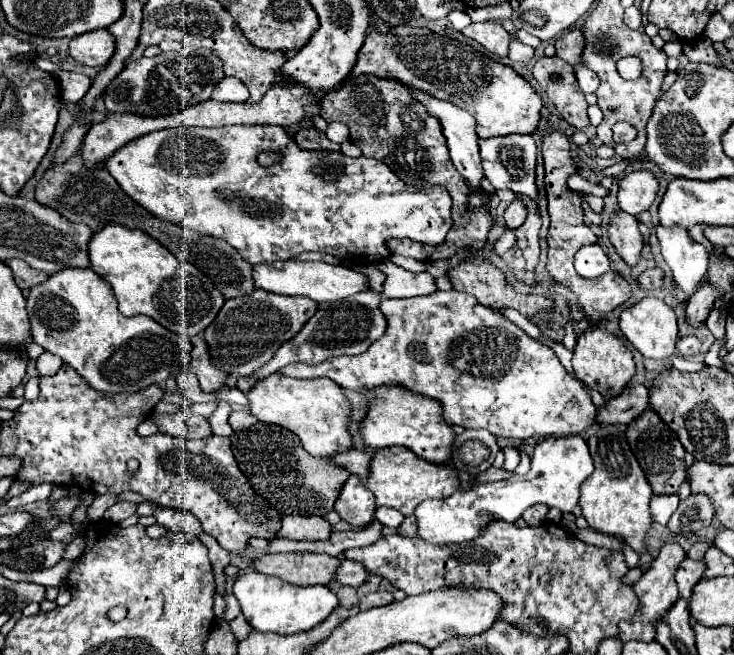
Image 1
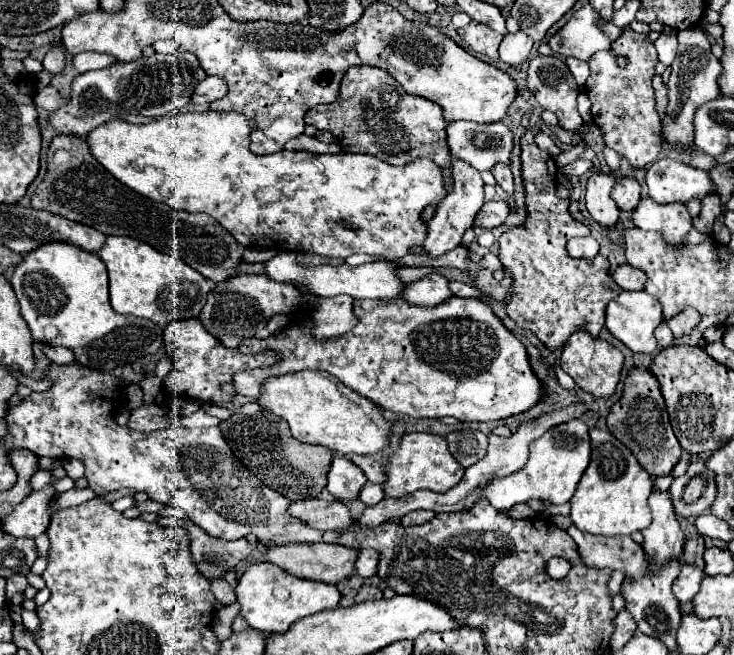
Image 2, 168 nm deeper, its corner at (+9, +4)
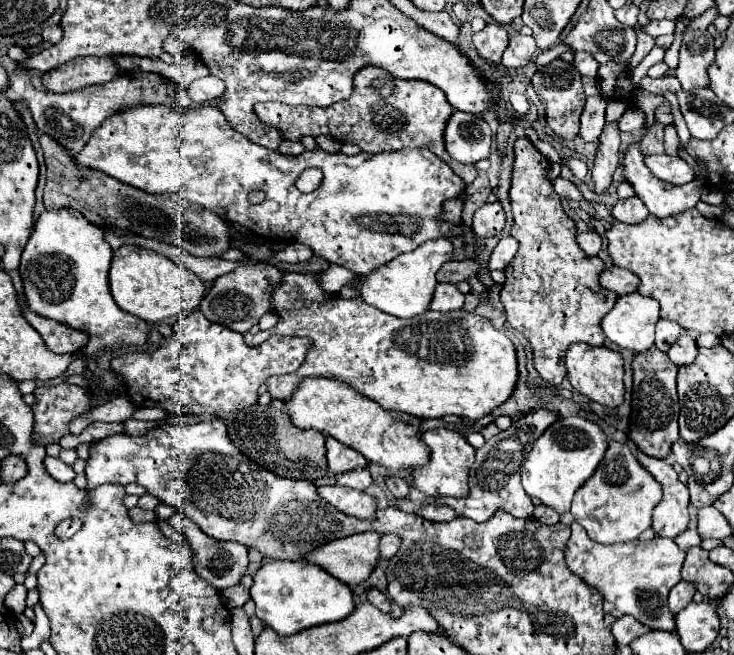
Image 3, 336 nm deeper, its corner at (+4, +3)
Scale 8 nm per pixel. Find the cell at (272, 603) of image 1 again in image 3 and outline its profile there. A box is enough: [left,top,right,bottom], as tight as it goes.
[249,561,353,635]

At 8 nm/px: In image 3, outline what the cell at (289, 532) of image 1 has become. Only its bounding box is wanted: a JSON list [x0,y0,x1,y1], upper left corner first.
[317,485,375,519]

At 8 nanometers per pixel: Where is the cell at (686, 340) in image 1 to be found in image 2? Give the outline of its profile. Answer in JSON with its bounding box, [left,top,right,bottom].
[654,322,674,348]

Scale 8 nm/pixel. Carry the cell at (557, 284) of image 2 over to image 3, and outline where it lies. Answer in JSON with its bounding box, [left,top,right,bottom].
[501,137,617,387]

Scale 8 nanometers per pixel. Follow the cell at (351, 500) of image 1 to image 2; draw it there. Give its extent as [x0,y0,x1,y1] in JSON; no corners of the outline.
[328,456,366,500]

